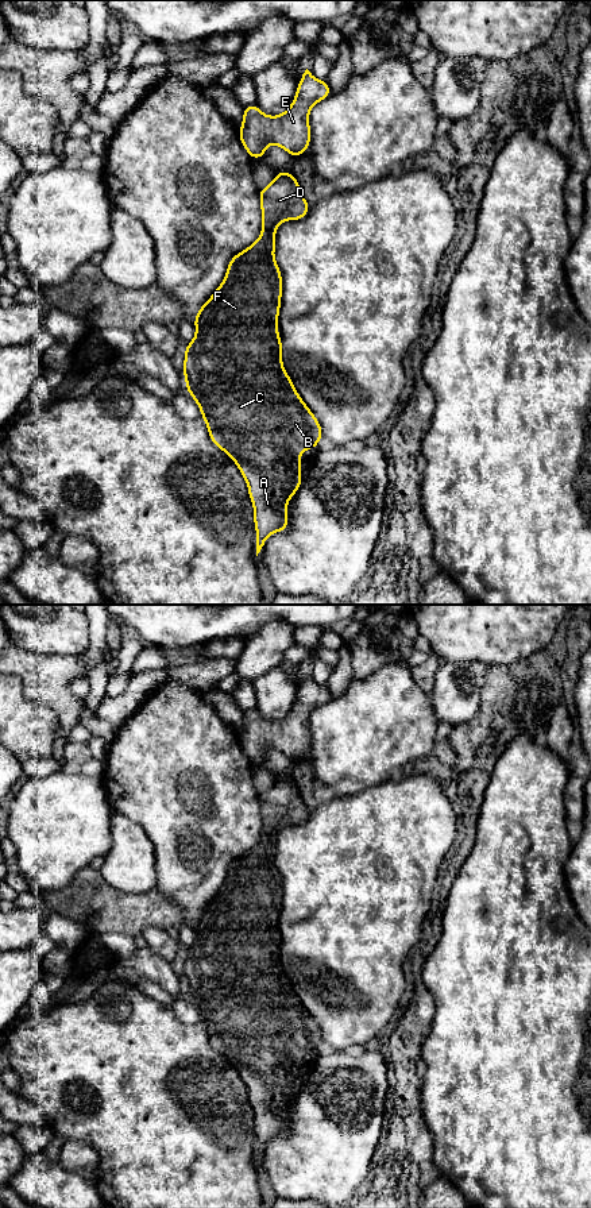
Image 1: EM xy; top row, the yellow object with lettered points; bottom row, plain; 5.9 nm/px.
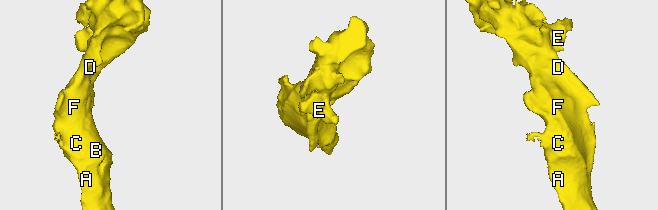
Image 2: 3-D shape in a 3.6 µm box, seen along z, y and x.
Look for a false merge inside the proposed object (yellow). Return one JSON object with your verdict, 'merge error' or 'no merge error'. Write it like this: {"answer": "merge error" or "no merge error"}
{"answer": "no merge error"}

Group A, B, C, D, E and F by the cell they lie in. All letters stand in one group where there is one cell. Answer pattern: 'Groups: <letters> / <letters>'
Groups: A B C D E F

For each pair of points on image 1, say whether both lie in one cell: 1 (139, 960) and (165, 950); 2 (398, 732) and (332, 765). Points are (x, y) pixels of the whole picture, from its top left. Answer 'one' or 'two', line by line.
1: two
2: one

